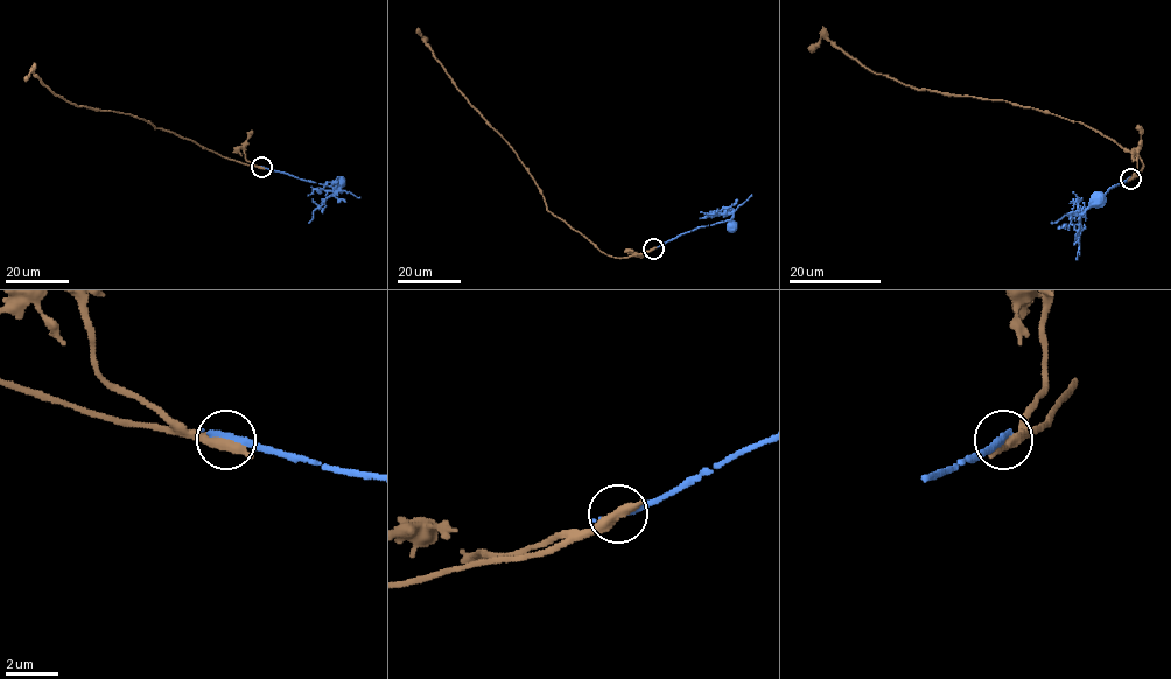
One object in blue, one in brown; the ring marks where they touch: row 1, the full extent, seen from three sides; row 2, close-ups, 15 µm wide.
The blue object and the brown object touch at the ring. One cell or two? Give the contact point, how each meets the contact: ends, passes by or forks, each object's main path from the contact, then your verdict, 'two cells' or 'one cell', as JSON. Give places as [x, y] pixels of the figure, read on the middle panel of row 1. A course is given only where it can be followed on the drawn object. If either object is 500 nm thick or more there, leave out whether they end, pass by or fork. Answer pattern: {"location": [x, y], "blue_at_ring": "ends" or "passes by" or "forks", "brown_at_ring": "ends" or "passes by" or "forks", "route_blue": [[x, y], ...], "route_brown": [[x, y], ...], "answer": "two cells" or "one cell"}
{"location": [653, 249], "route_blue": [[653, 249], [691, 231], [721, 222], [730, 221], [733, 229]], "route_brown": [[653, 249], [629, 257], [611, 257], [553, 216], [516, 152], [469, 102], [416, 30]], "answer": "two cells"}

